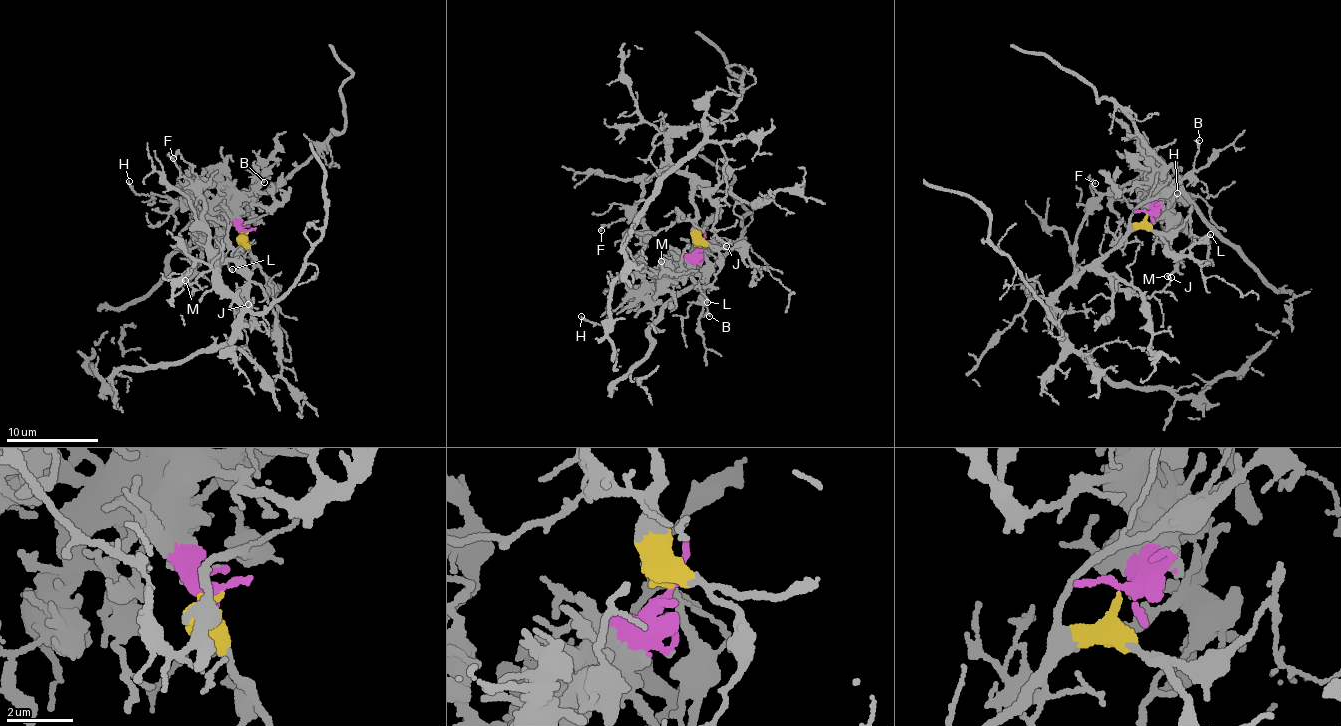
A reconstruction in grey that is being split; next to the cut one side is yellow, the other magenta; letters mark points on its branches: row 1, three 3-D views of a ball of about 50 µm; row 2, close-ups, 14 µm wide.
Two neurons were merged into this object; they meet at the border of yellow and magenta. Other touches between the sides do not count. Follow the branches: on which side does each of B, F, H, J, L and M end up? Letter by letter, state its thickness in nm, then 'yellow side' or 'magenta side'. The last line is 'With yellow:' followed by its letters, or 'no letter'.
B: 180 nm thick; yellow side
F: 120 nm thick; yellow side
H: 140 nm thick; magenta side
J: 100 nm thick; yellow side
L: 110 nm thick; yellow side
M: 180 nm thick; magenta side
With yellow: B, F, J, L

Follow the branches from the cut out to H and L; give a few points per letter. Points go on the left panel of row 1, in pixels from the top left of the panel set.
H: (248, 230), (204, 201), (176, 202), (135, 193), (129, 180)
L: (248, 233), (244, 241), (255, 260), (246, 249), (228, 259), (232, 269)

